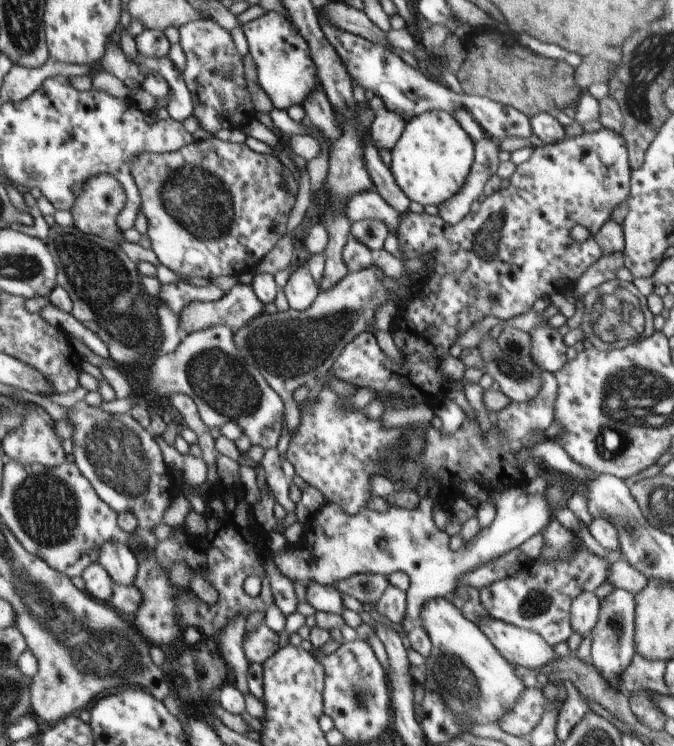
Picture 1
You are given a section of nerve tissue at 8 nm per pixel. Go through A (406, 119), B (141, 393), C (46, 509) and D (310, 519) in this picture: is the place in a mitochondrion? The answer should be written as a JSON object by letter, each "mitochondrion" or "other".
{"A":"other","B":"other","C":"mitochondrion","D":"other"}

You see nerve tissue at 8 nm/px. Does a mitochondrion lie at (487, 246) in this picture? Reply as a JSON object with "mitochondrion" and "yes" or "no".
{"mitochondrion":"yes"}

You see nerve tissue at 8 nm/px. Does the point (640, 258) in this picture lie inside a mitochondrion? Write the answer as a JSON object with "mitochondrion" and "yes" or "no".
{"mitochondrion":"no"}

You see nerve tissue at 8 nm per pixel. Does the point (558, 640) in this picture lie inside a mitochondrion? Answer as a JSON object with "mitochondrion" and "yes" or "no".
{"mitochondrion":"no"}

